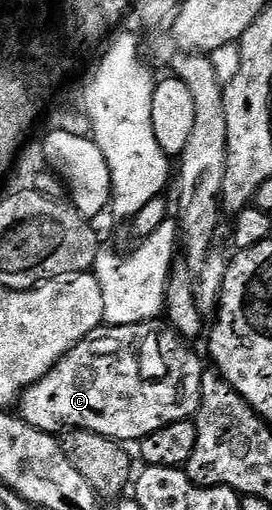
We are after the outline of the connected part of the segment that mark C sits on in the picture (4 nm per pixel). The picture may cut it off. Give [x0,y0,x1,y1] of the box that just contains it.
[19,320,203,444]

